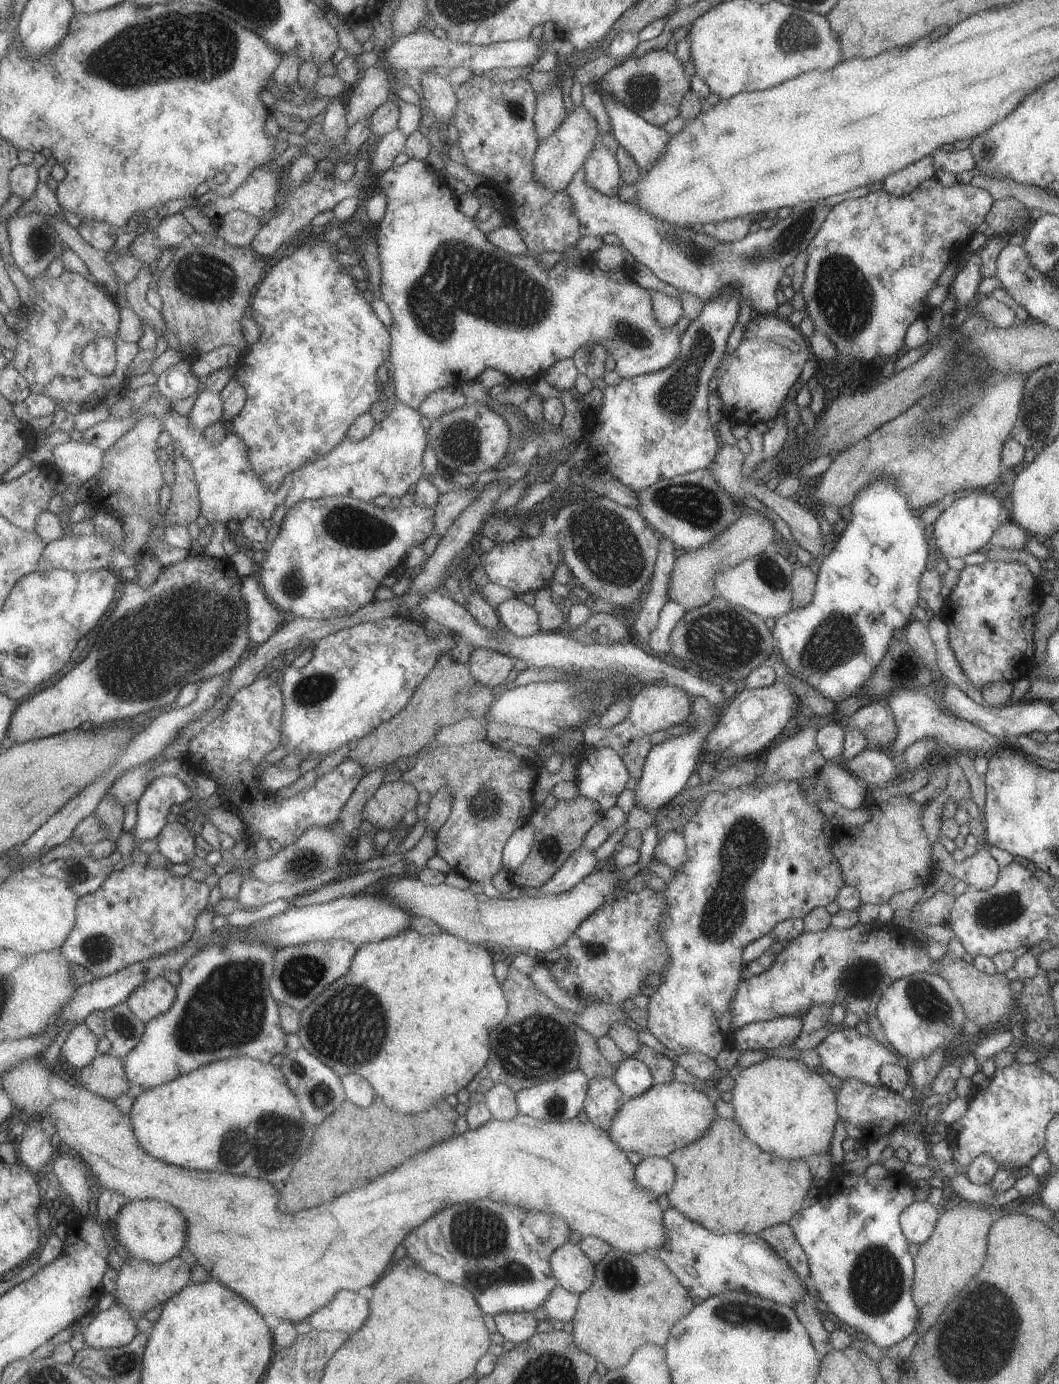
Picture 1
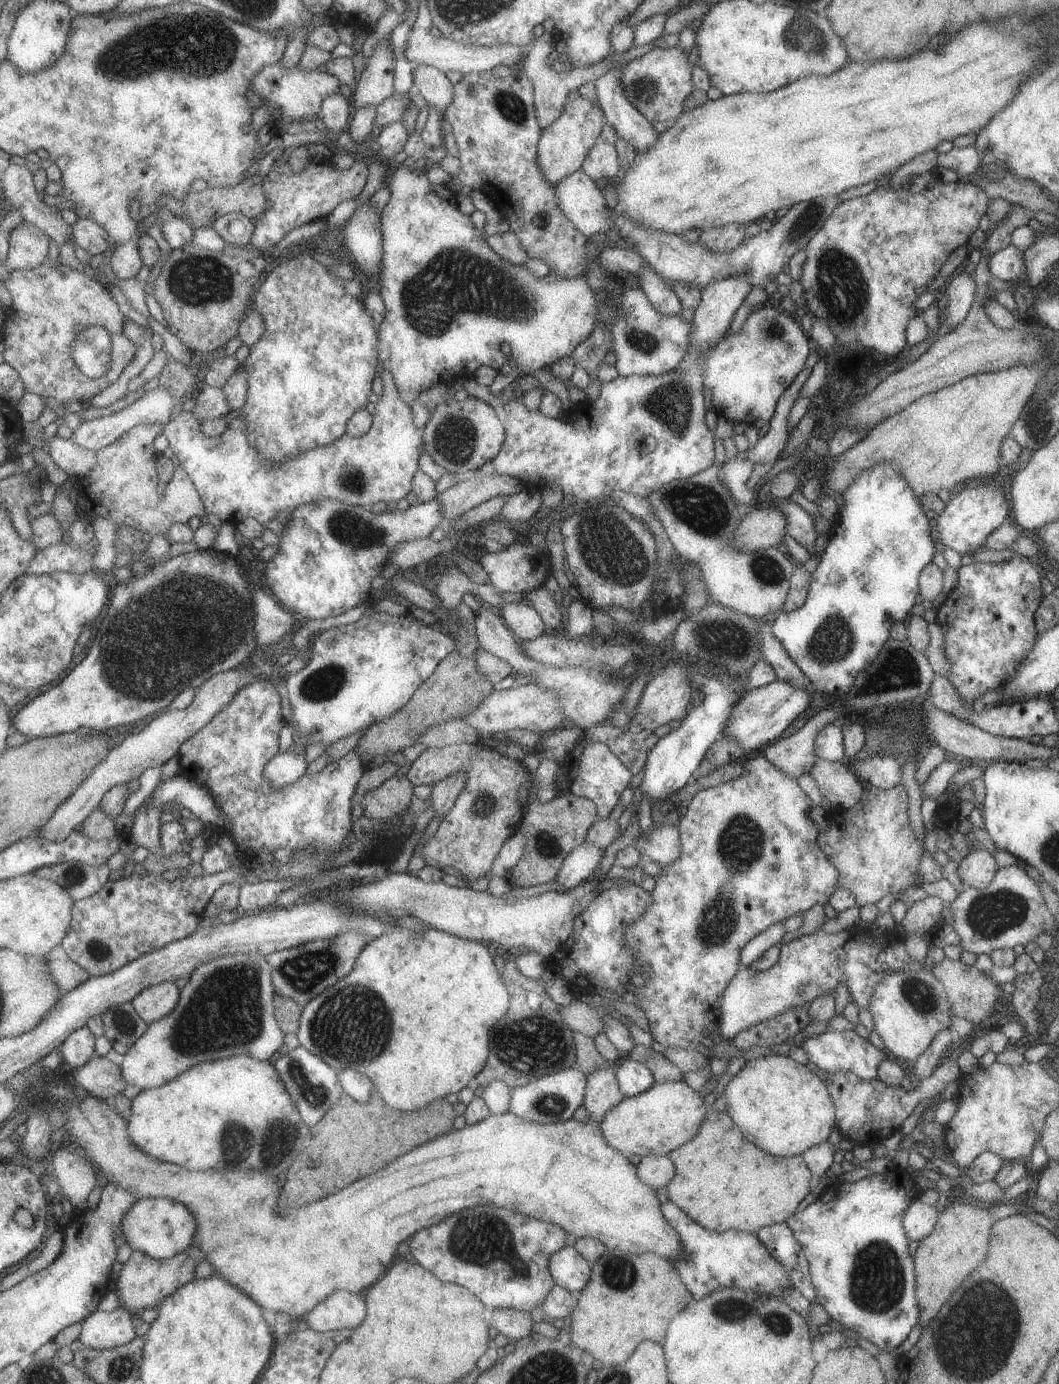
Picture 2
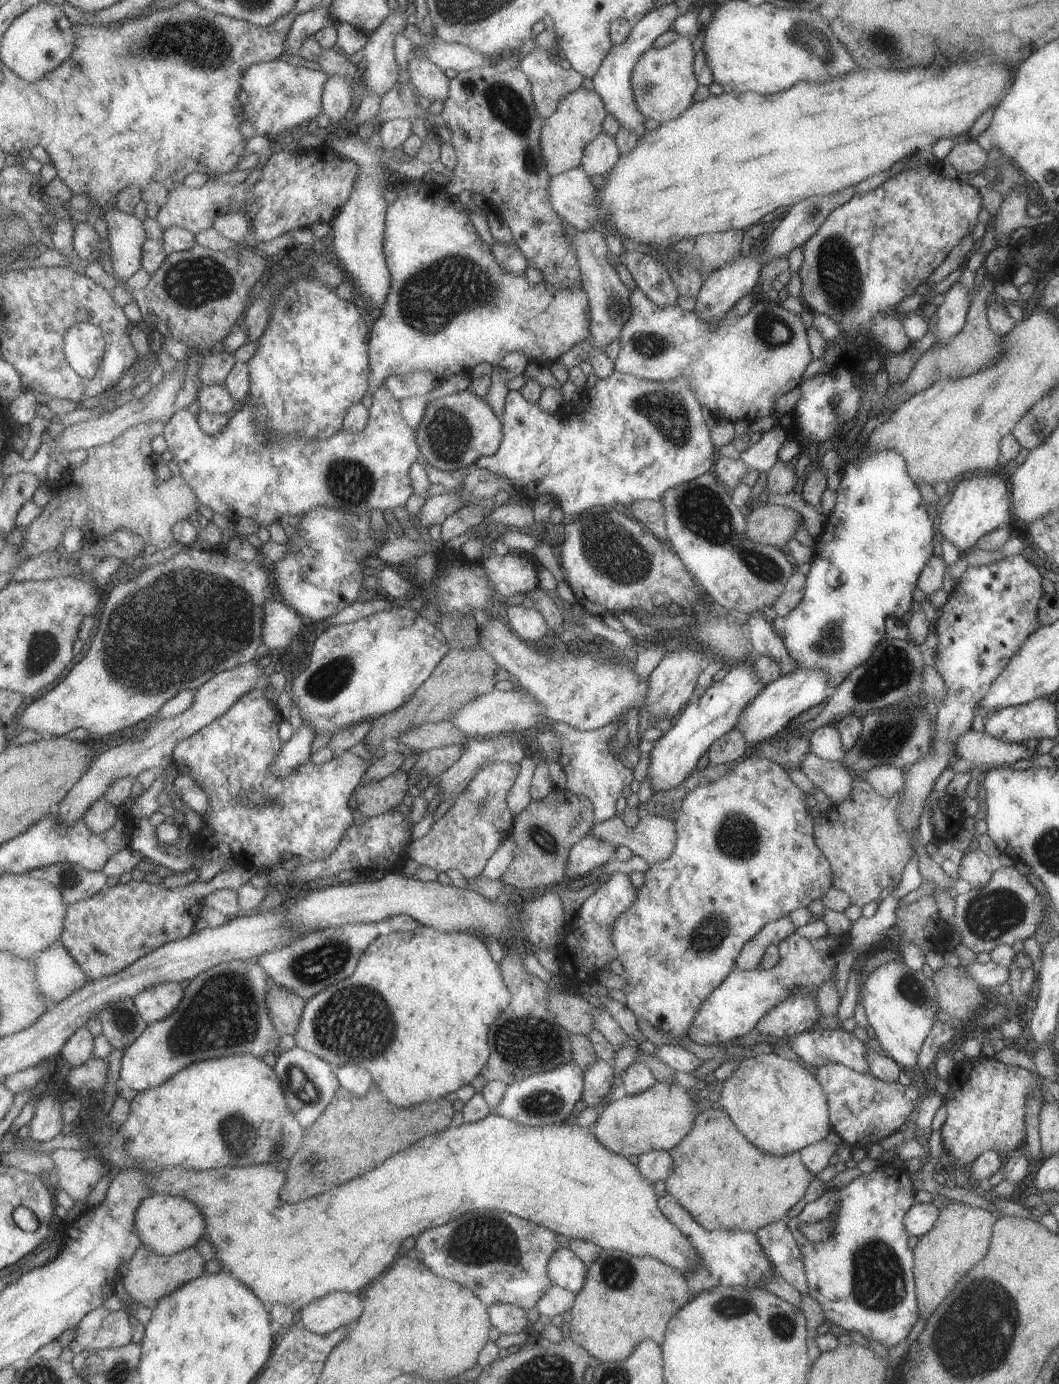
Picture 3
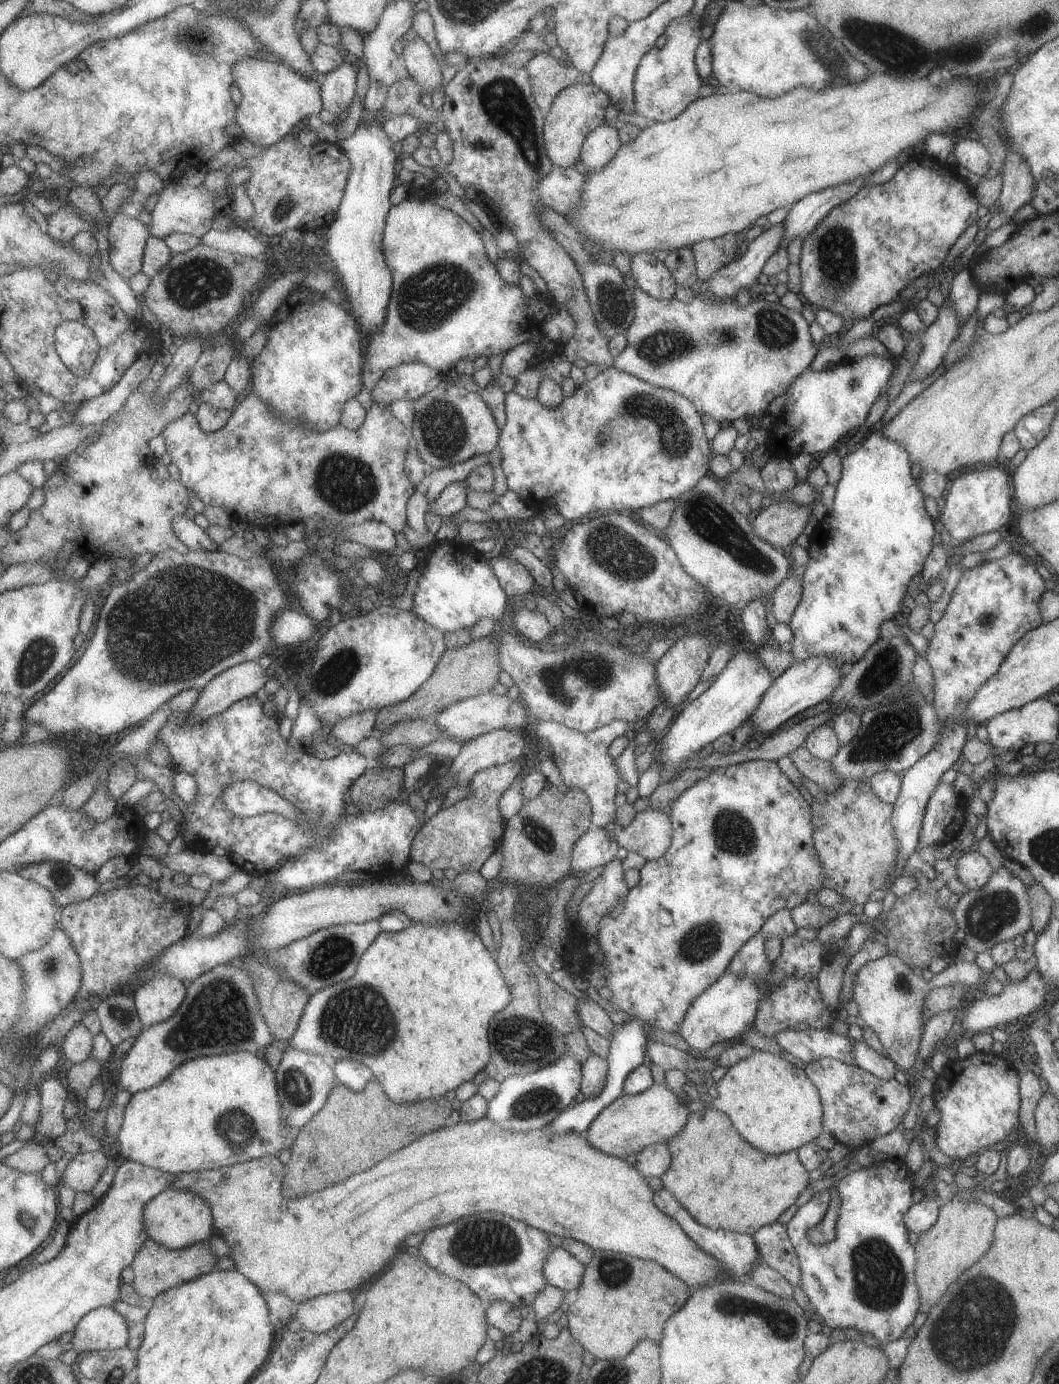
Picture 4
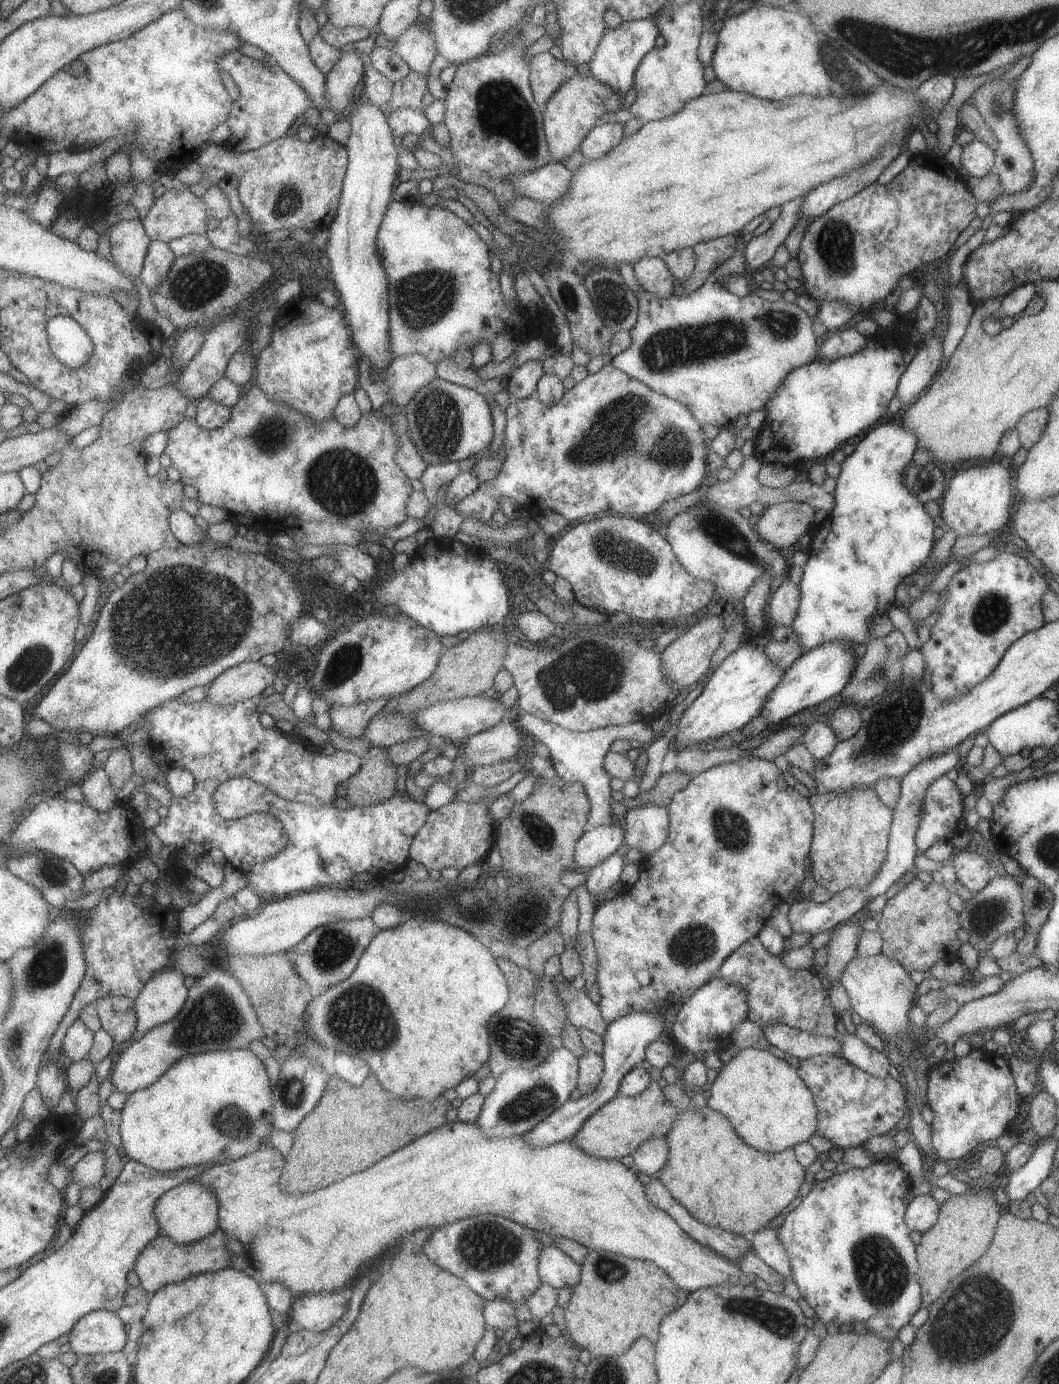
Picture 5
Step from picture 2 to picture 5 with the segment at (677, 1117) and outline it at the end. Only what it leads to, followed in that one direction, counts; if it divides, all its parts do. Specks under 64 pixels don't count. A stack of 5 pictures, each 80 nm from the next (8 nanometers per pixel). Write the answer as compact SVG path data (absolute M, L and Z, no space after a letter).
M653 1080L649 1081L647 1088L635 1096L615 1095L609 1102L606 1102L598 1111L595 1111L589 1119L584 1122L580 1131L571 1140L583 1151L591 1156L600 1159L619 1159L622 1156L630 1155L635 1149L651 1137L665 1137L670 1131L672 1124L677 1118L678 1110L673 1108L666 1101L662 1088Z

